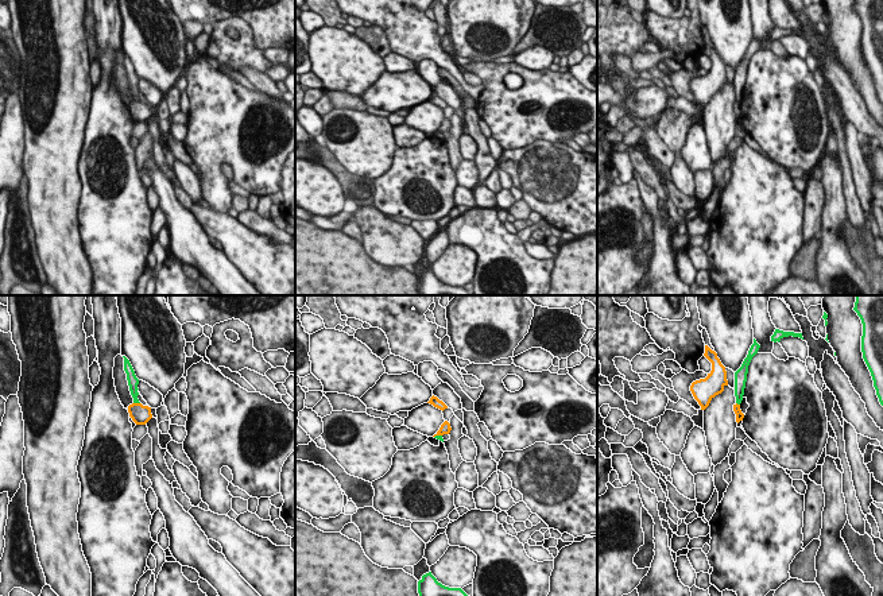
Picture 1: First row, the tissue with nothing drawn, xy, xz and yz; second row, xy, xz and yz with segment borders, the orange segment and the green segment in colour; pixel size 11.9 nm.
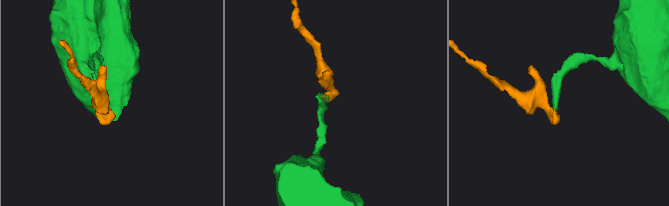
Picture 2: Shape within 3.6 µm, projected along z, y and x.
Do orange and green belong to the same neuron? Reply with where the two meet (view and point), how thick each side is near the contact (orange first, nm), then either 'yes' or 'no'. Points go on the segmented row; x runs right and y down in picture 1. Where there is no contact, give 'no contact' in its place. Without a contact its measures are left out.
meets orange in xy at (136, 403); 240 nm thick on the orange side, 120 nm on the other; no

